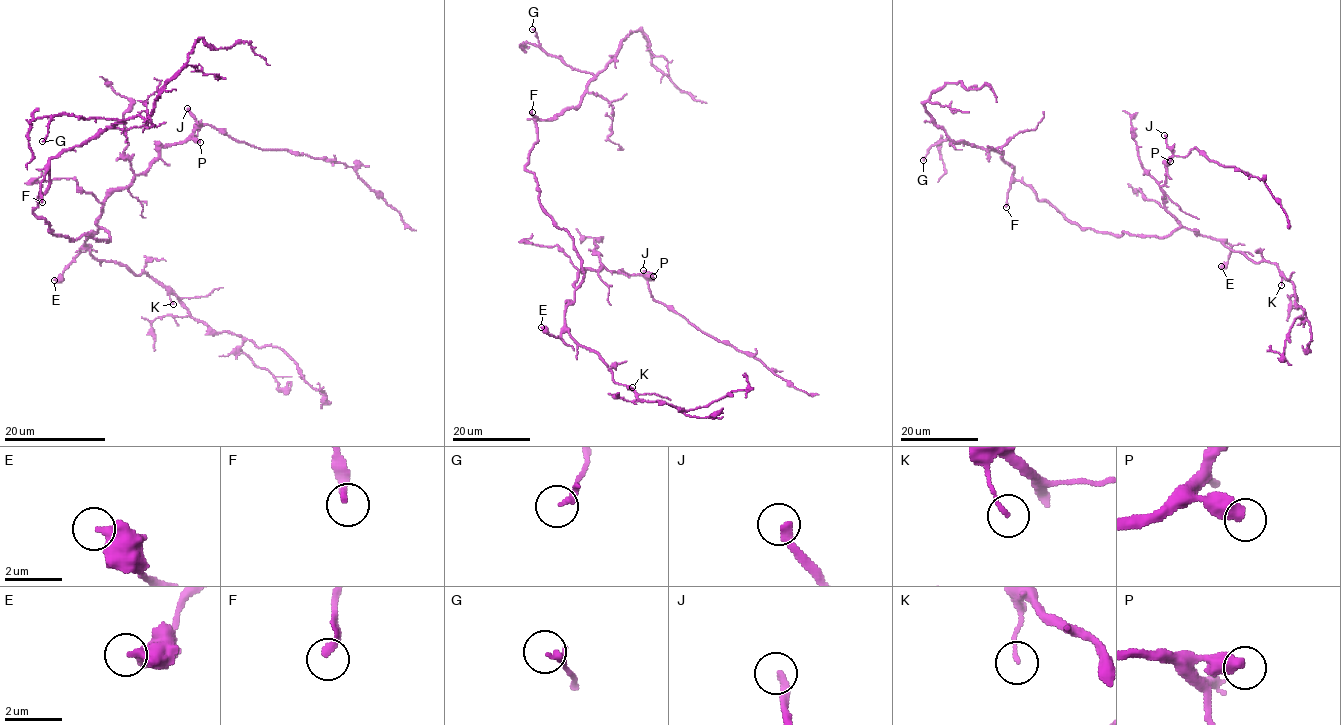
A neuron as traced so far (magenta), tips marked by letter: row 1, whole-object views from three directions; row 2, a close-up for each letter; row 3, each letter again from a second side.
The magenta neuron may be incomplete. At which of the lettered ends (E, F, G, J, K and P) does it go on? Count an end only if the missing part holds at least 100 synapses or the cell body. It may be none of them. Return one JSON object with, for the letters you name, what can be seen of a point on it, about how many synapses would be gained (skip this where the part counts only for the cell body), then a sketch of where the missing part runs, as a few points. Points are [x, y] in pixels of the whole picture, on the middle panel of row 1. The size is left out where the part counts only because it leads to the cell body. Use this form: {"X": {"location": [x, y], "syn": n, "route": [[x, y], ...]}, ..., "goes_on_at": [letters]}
{"F": {"location": [532, 112]}, "J": {"location": [643, 270], "syn": 100, "route": [[643, 270], [674, 272], [715, 295], [758, 295], [738, 278], [723, 276]]}, "goes_on_at": ["F", "J"]}

